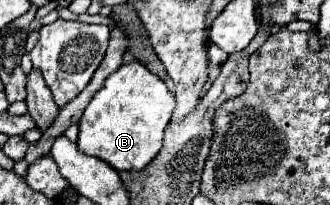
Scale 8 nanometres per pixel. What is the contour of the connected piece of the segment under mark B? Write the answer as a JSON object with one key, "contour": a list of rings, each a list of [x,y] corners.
{"contour":[[[139,61],[121,65],[87,105],[79,121],[77,149],[105,161],[115,171],[143,171],[161,149],[163,131],[175,105],[177,99],[167,85]]]}

